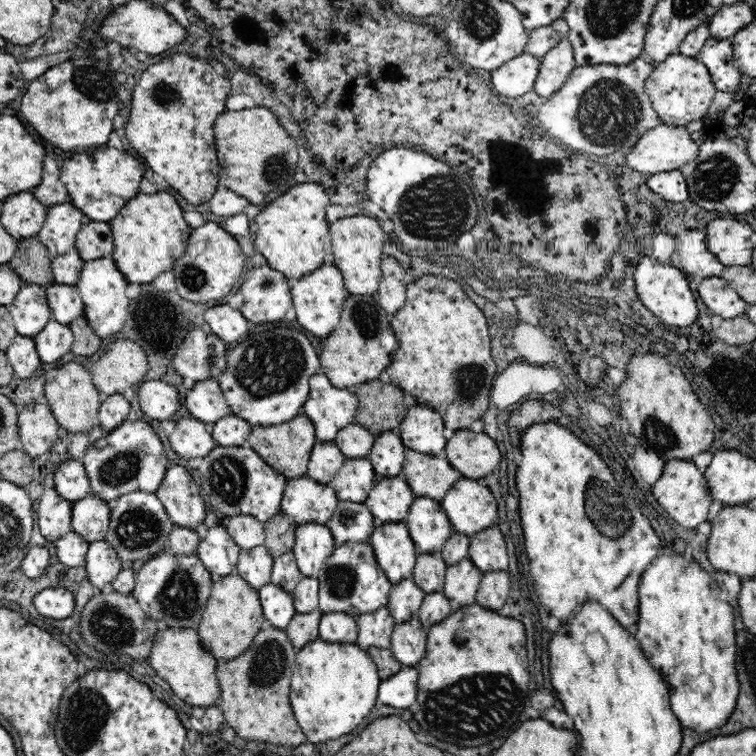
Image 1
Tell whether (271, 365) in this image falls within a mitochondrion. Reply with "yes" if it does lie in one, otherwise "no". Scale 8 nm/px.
yes

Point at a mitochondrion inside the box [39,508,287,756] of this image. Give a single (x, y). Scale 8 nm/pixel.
(85, 715)

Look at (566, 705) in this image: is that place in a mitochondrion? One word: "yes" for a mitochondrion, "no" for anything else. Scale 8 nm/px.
no

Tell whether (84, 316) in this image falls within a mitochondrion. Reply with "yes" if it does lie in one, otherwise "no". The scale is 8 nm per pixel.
no

